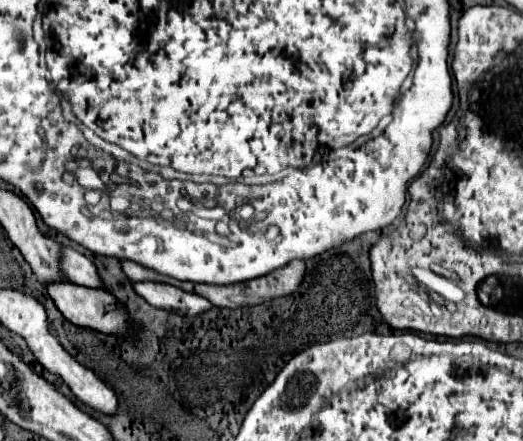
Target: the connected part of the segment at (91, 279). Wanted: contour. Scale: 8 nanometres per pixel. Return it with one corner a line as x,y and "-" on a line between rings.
61,247
59,269
71,283
85,287
101,287
99,275
95,275
95,265
85,255
81,255
71,247

